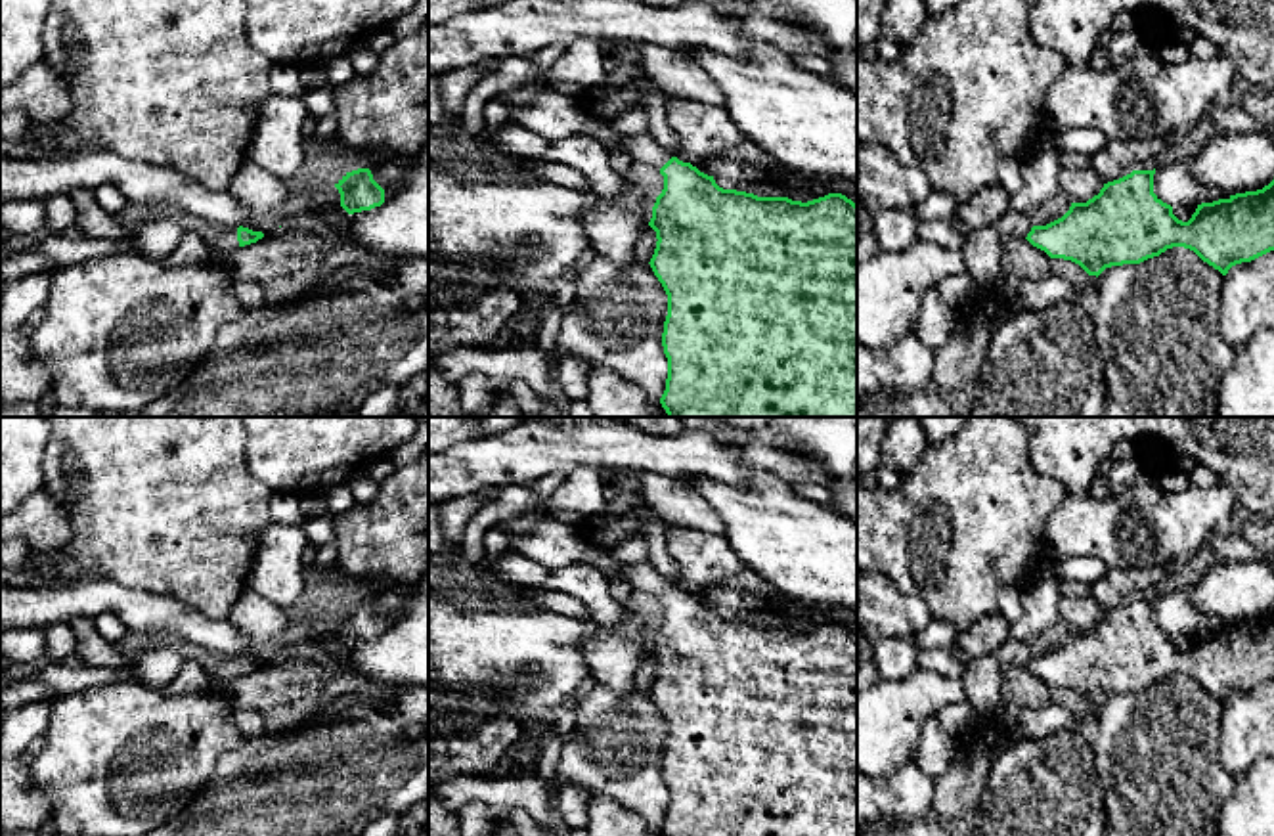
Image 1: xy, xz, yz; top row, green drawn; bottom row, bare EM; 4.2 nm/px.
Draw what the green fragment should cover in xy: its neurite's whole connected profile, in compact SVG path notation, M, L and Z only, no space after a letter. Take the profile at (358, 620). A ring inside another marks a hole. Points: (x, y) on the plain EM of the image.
M369 597L346 601L335 616L340 622L340 635L348 641L362 641L384 631L384 618L373 608Z

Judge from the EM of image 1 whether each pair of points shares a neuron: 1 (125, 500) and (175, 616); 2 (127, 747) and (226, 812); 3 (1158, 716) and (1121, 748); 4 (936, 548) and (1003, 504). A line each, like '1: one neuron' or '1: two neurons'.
1: two neurons
2: two neurons
3: one neuron
4: one neuron

